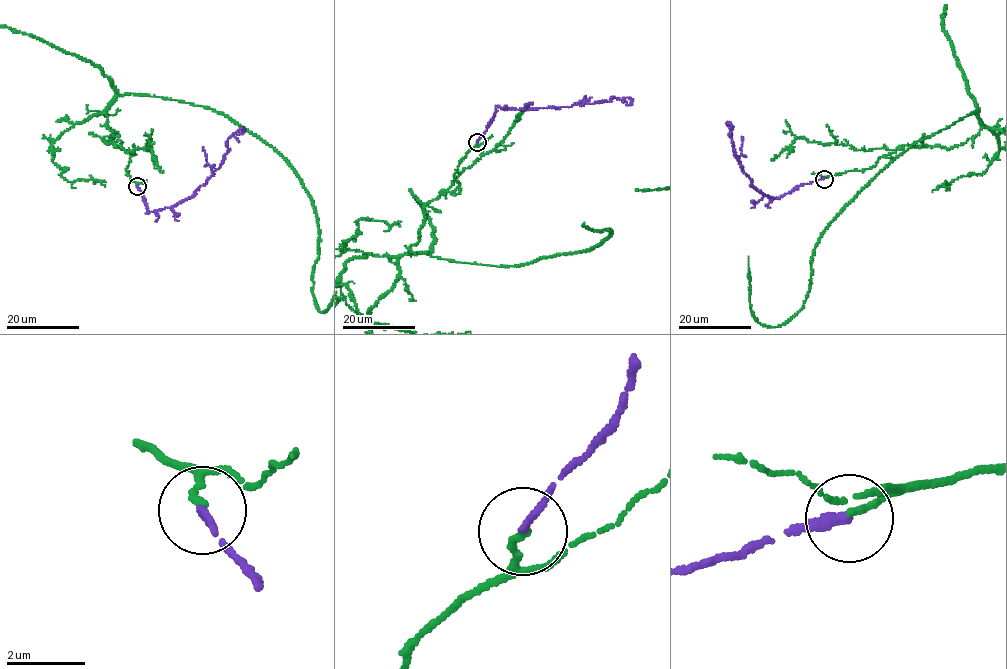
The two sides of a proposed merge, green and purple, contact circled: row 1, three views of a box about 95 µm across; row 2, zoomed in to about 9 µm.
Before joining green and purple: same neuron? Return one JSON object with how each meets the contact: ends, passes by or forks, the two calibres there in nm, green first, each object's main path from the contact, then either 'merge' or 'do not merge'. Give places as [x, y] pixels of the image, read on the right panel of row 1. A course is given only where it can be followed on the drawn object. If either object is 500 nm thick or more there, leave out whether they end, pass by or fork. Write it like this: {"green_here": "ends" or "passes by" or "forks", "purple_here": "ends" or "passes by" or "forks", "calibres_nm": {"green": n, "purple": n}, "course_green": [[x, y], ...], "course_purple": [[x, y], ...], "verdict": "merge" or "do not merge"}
{"green_here": "ends", "purple_here": "ends", "calibres_nm": {"green": 160, "purple": 200}, "course_purple": [[824, 179], [802, 184], [779, 198], [763, 195], [752, 187], [736, 159], [729, 129]], "verdict": "do not merge"}

